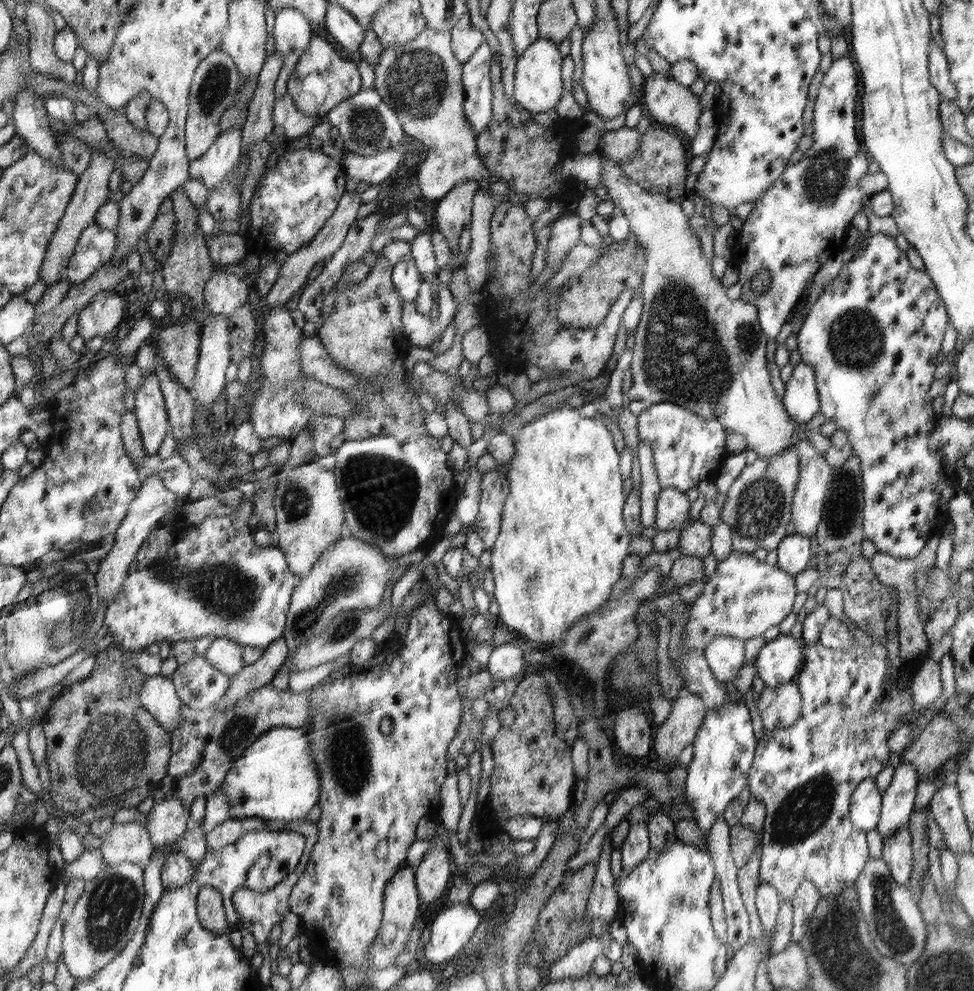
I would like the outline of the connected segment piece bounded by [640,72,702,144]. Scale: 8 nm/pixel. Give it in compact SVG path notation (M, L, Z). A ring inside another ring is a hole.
M658 72L645 77L640 103L644 106L646 114L653 123L672 126L678 133L688 137L688 144L696 137L698 119L700 119L700 112L702 112L700 104L698 104L698 96L689 87L676 82L673 77L658 74Z

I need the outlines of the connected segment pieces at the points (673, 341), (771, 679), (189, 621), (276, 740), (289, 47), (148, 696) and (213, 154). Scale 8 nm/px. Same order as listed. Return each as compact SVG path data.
M598 149L598 153L604 165L601 185L606 186L612 197L611 202L626 215L632 236L644 246L646 254L644 285L639 288L643 313L634 332L634 356L630 367L633 382L626 395L632 401L641 400L647 407L670 402L686 407L705 419L718 420L729 432L745 437L745 450L754 451L760 460L774 458L776 454L806 439L811 432L820 432L827 422L822 411L801 426L803 429L786 418L784 408L770 384L766 335L759 323L759 309L744 299L730 300L726 296L726 286L722 286L722 280L714 276L712 264L702 251L696 231L690 230L688 215L684 213L681 204L673 202L662 193L644 190L644 187L624 174L619 161L608 158L603 149Z
M780 633L760 649L754 662L758 677L771 688L795 681L805 662L805 648L803 637Z
M246 499L246 501L238 504L238 510L234 516L206 516L200 524L191 524L185 522L185 517L182 512L179 512L178 523L172 525L171 528L164 529L161 526L157 526L156 529L146 538L144 544L140 550L138 550L135 559L132 562L128 570L128 574L124 581L122 581L122 587L118 589L118 593L114 595L114 599L108 603L106 608L105 618L103 626L106 628L106 635L112 634L111 644L114 646L122 647L126 651L138 651L146 648L153 642L170 642L175 643L180 640L196 640L208 636L214 636L215 638L228 638L238 642L242 647L251 646L254 648L261 648L262 650L268 647L270 644L275 644L276 640L280 640L280 637L284 634L284 624L286 624L286 616L284 612L291 606L290 596L296 581L294 580L294 574L290 572L291 568L288 568L289 564L286 564L287 555L280 548L274 548L274 546L259 546L254 541L253 530L250 530L250 518L252 518L252 505L253 503Z
M276 727L264 733L258 741L248 746L228 782L206 799L204 821L201 829L206 834L216 825L228 819L260 817L264 820L296 820L307 818L308 813L319 803L322 778L319 764L312 754L311 740L303 727Z
M284 7L280 10L276 10L275 13L275 24L272 30L272 38L275 40L276 51L283 55L283 69L280 73L279 80L275 84L275 96L284 95L287 93L286 82L288 78L292 76L292 72L300 60L300 56L305 54L310 40L312 40L312 26L310 26L310 21L296 8Z
M146 675L141 689L143 706L154 715L168 733L180 728L185 720L183 702L172 680Z
M243 124L220 133L215 144L202 157L190 161L191 178L197 178L209 191L219 188L231 176L232 169L243 157Z

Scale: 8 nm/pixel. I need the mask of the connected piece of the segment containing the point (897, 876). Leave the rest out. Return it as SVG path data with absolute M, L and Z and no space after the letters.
M908 826L882 840L882 859L897 884L907 885L912 877L912 841Z

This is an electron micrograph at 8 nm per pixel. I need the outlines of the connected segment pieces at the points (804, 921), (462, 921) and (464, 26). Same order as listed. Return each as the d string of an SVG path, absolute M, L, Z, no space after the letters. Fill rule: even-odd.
M804 879L791 897L793 907L793 928L791 940L799 943L809 932L812 914L819 902L819 891L810 879Z
M454 904L444 908L432 922L432 936L428 945L422 945L420 954L423 962L432 963L432 970L438 962L448 962L460 954L470 942L478 928L480 914L470 904Z
M469 12L462 16L450 31L456 59L462 64L471 60L476 50L485 42L484 34L472 25Z

